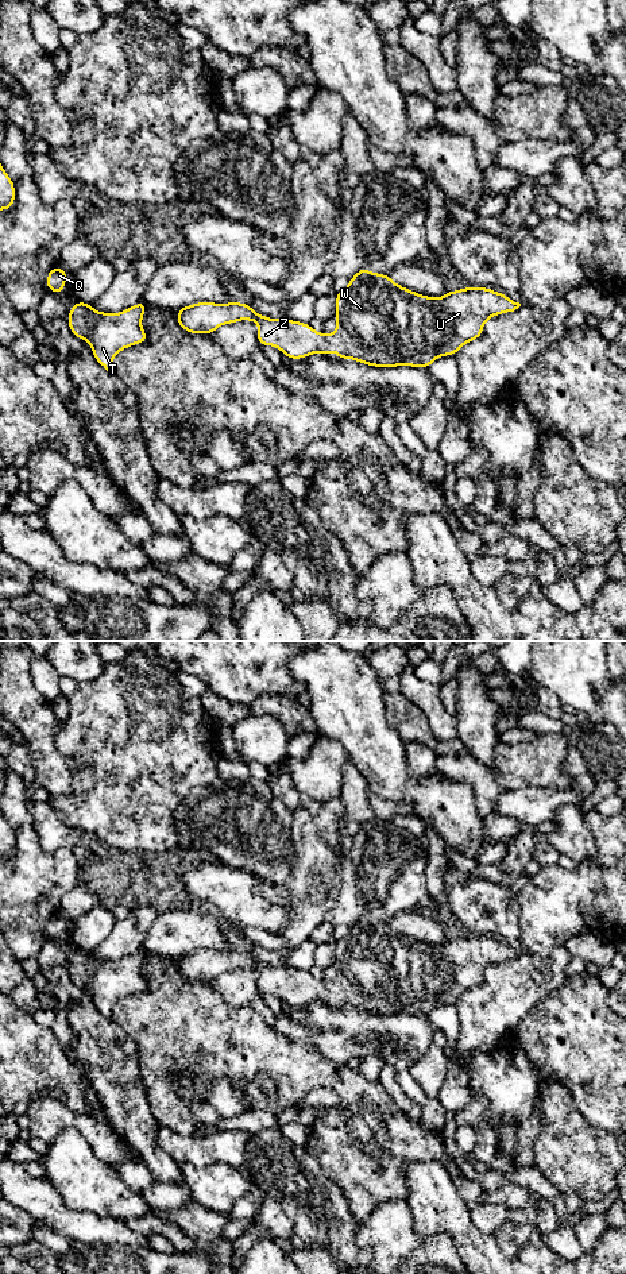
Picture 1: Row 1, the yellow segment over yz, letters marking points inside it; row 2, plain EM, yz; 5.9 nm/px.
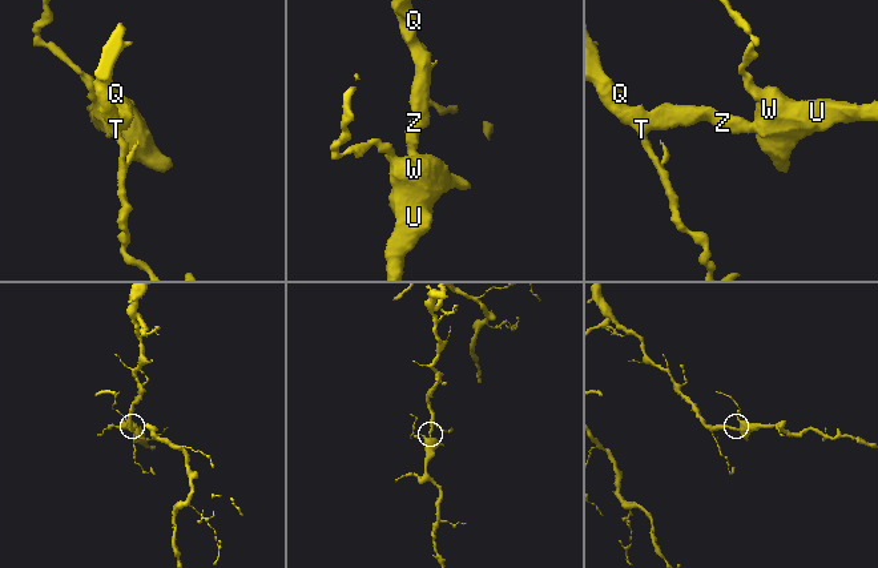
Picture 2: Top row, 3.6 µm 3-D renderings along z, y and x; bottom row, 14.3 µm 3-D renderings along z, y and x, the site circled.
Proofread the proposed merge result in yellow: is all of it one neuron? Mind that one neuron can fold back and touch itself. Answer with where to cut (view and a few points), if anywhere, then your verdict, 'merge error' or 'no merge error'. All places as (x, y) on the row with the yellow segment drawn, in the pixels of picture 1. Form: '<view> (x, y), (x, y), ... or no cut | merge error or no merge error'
no cut | no merge error

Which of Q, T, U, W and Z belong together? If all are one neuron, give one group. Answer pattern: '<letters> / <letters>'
Q T U W Z

